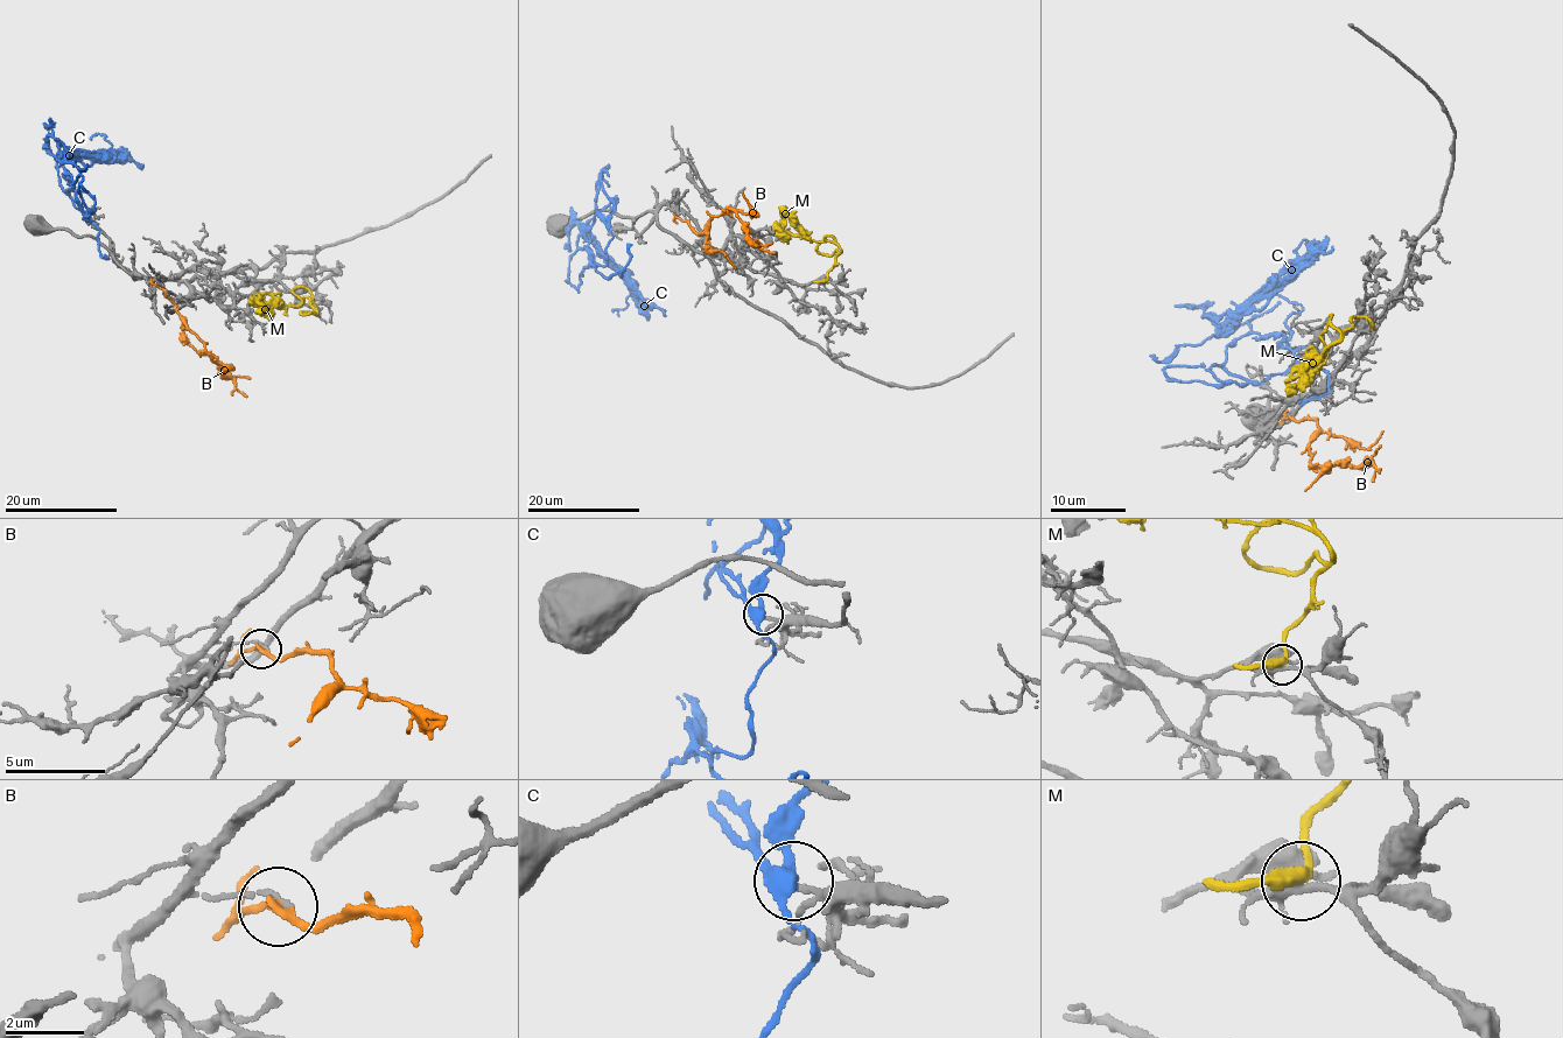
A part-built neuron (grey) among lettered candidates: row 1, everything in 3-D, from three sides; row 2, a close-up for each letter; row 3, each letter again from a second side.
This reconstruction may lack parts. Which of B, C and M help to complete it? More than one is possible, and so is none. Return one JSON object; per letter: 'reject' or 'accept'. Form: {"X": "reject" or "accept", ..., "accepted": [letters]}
{"B": "reject", "C": "reject", "M": "reject", "accepted": []}

